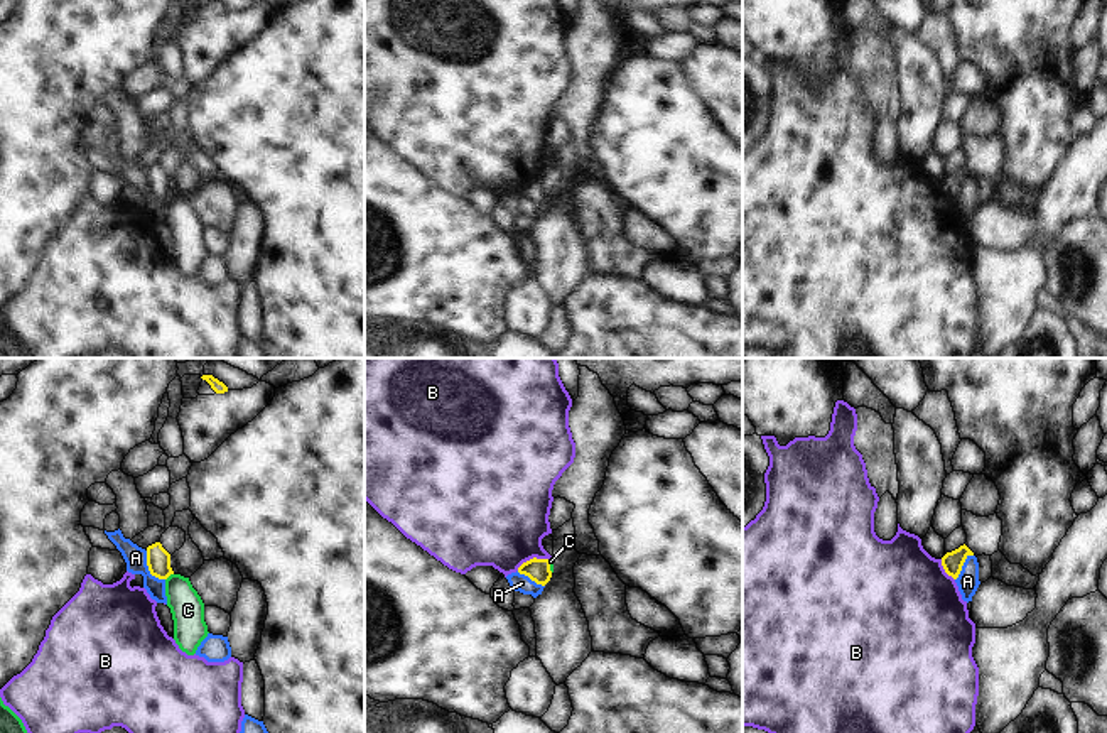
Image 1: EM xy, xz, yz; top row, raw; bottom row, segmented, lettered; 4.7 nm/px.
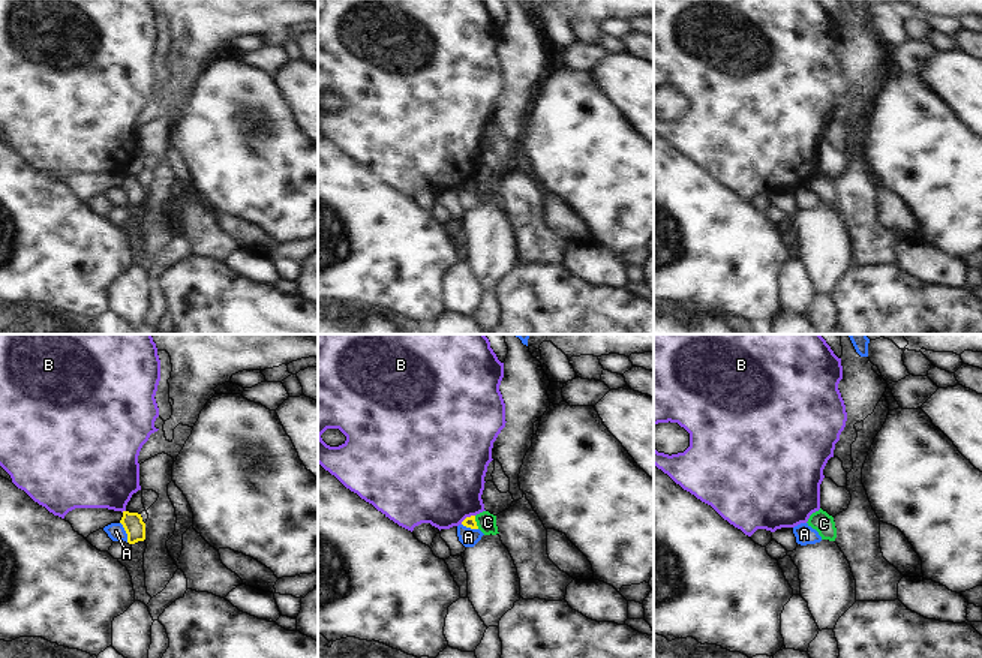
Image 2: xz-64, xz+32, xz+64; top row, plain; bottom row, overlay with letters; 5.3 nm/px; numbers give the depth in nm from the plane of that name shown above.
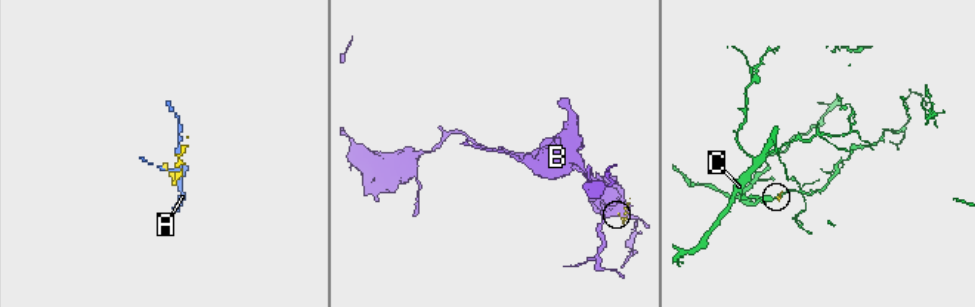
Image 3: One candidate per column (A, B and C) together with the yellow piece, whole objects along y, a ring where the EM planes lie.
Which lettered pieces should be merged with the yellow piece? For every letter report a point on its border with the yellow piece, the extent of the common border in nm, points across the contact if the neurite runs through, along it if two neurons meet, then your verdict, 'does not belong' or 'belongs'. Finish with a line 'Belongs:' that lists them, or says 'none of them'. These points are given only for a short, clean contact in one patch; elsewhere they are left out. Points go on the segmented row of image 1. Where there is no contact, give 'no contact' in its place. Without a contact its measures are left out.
A: contact xy (149, 570); length 170 nm; border xy (145, 551), (147, 570), (164, 580); does not belong
B: contact xz (534, 558); length 170 nm; border xz (549, 559), (530, 558), (517, 570); does not belong
C: contact xy (169, 575); length 50 nm; border xy (172, 573), (166, 580); does not belong
Belongs: none of them

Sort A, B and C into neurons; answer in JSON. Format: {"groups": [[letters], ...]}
{"groups": [["A"], ["B"], ["C"]]}

